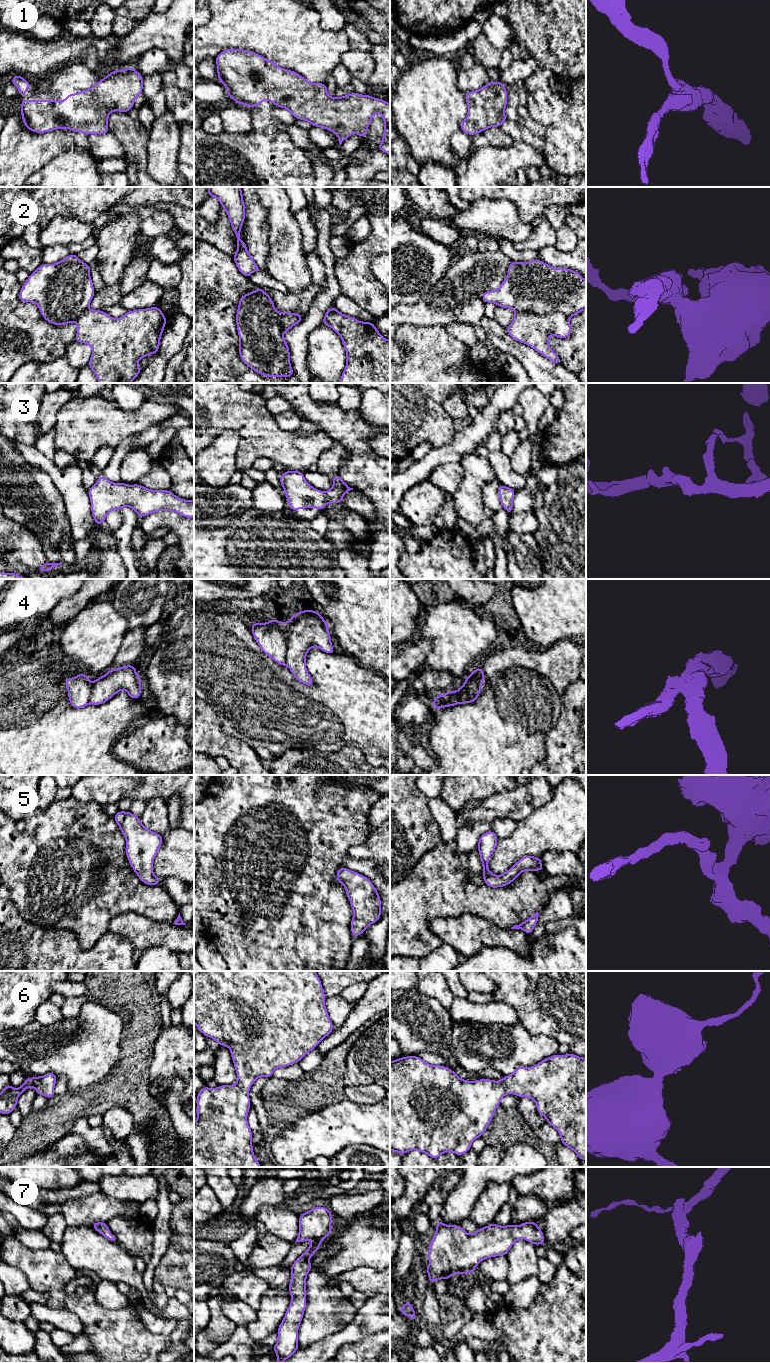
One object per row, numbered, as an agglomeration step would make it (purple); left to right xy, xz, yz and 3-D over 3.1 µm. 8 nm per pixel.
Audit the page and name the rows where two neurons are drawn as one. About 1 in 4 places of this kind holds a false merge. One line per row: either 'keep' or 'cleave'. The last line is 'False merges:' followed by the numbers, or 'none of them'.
1: keep
2: cleave
3: keep
4: cleave
5: keep
6: keep
7: keep
False merges: 2, 4

